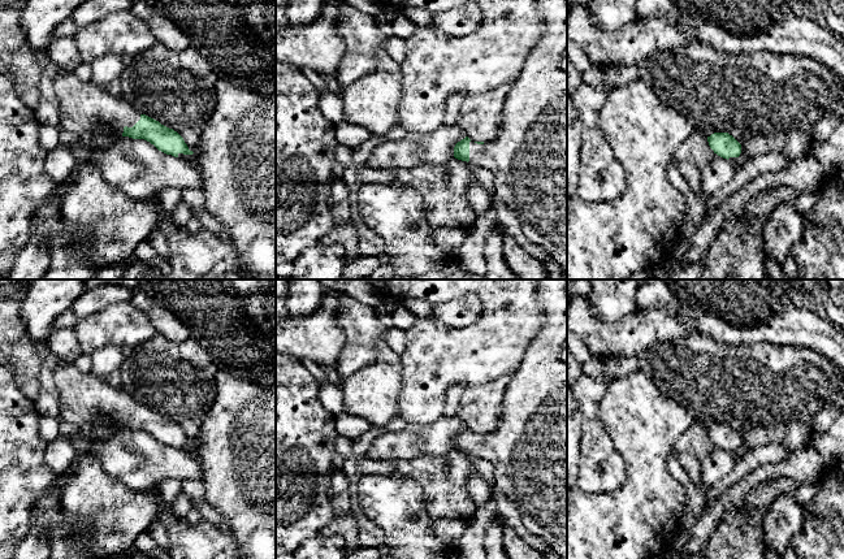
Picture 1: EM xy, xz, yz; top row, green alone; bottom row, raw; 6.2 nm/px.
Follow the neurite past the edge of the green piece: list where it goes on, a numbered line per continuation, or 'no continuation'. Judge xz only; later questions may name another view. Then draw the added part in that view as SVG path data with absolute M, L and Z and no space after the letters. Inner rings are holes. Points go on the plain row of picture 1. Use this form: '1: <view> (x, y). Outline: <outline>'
1: xz (528, 449). Outline: M538 280L537 303L544 311L545 324L541 333L532 341L524 354L519 369L510 378L502 402L498 426L488 434L477 436L469 433L469 452L490 462L494 467L494 489L501 491L516 508L524 526L533 534L541 537L560 559L567 559L567 363L558 358L563 342L567 339L567 280Z

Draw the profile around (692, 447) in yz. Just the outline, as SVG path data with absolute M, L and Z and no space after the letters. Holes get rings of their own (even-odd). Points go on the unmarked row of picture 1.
M694 422L674 445L672 450L687 472L689 481L700 489L700 471L702 460L718 447L709 437L707 429Z

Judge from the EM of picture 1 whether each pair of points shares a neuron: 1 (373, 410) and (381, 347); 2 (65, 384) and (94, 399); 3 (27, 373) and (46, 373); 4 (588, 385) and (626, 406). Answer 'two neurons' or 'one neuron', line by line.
1: one neuron
2: one neuron
3: two neurons
4: two neurons

